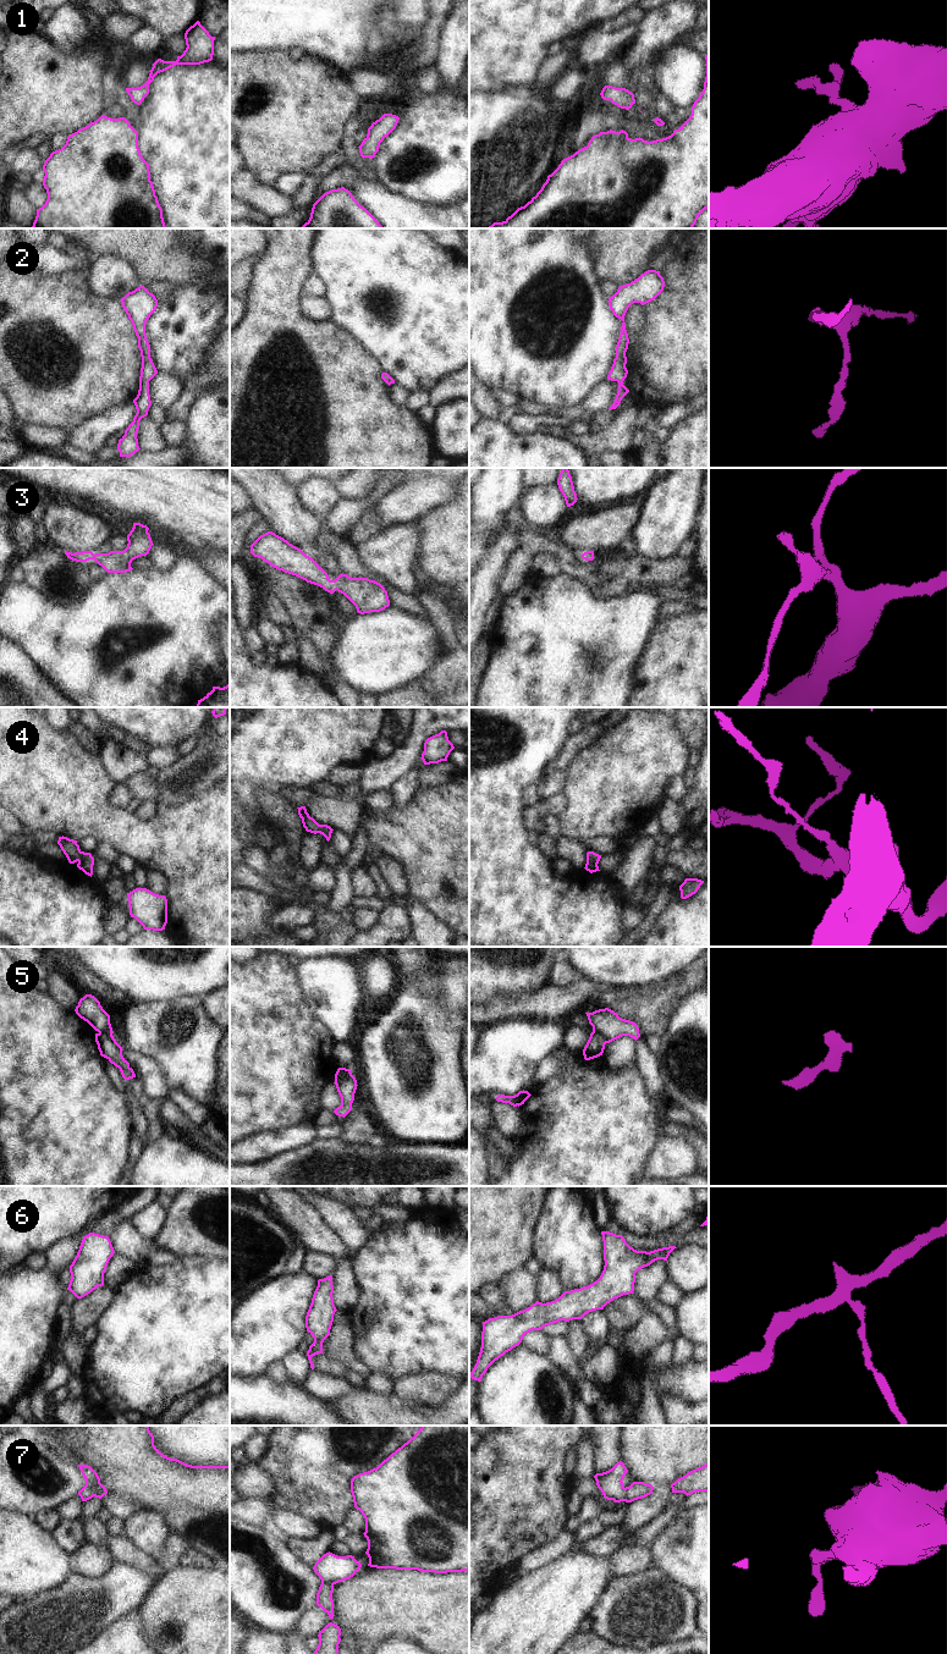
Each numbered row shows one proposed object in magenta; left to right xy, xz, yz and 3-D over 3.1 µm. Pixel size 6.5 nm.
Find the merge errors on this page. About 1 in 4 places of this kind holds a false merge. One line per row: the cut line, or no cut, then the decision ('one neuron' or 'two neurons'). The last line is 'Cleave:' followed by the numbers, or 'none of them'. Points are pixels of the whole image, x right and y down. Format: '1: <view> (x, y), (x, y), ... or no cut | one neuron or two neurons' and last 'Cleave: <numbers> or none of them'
1: no cut | one neuron
2: no cut | one neuron
3: no cut | one neuron
4: no cut | one neuron
5: xz (351, 1073), (335, 1079) | two neurons
6: no cut | one neuron
7: no cut | one neuron
Cleave: 5

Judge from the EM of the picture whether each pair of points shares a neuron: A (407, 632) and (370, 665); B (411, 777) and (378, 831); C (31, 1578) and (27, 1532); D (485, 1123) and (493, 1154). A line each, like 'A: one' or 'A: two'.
A: one
B: two
C: one
D: one

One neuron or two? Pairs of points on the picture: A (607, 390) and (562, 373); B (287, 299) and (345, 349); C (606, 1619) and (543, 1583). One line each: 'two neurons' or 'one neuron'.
A: two neurons
B: one neuron
C: two neurons

